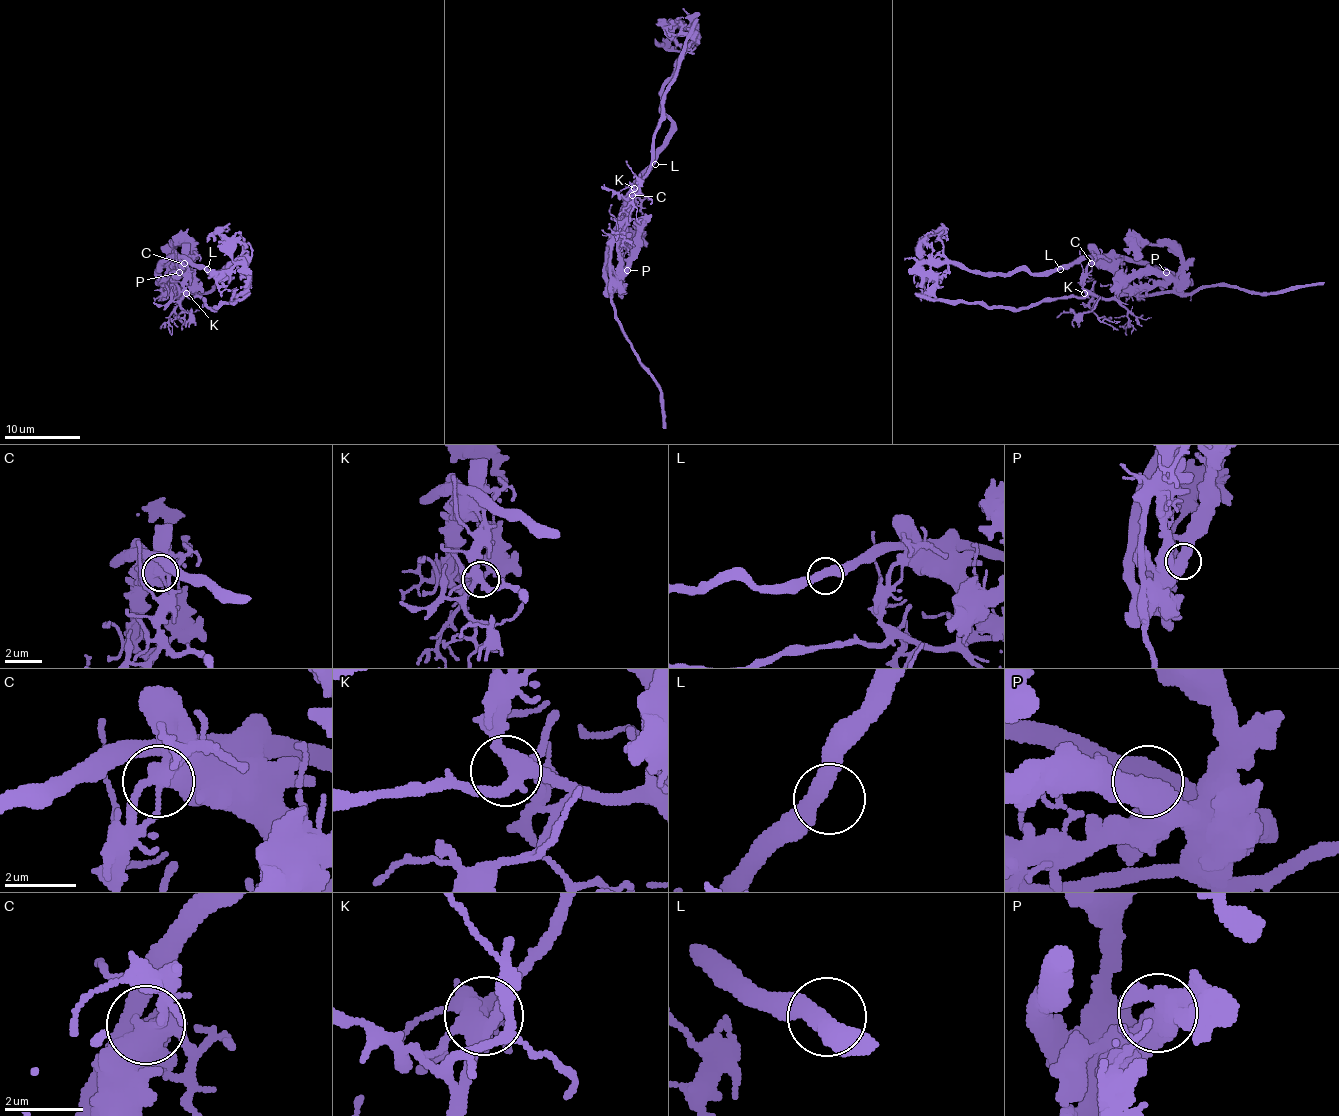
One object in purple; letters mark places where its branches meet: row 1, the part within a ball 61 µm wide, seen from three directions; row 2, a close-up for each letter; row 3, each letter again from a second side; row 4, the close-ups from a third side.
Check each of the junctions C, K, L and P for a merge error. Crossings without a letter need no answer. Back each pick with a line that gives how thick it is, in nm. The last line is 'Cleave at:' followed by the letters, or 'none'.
C: Thickness 480 nm
Cleave at: C

